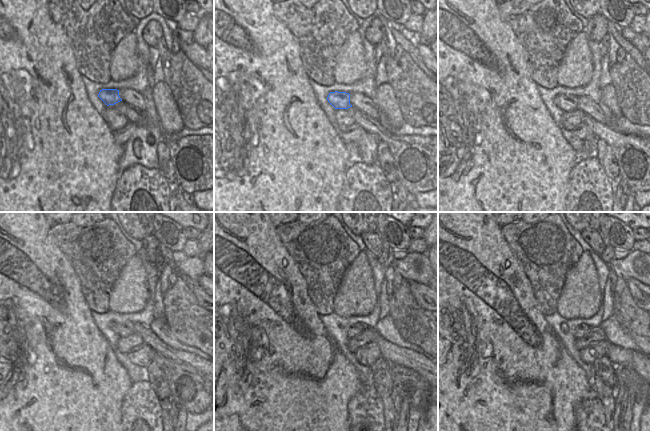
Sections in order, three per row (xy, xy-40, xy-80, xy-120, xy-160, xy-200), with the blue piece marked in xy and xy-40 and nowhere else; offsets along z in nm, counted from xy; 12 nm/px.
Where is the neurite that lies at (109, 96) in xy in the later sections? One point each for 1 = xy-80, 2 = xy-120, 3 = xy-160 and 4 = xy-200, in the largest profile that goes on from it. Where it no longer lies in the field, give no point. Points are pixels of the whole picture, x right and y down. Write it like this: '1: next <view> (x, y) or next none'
1: next xy-80 (567, 103)
2: next xy-120 (123, 330)
3: next xy-160 (357, 328)
4: next xy-200 (580, 331)

